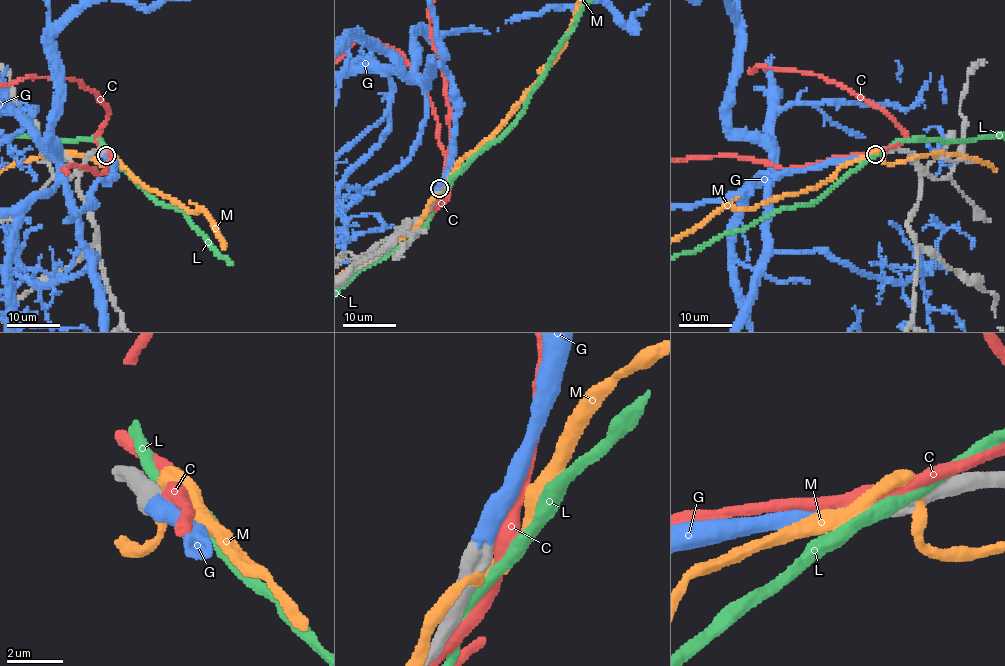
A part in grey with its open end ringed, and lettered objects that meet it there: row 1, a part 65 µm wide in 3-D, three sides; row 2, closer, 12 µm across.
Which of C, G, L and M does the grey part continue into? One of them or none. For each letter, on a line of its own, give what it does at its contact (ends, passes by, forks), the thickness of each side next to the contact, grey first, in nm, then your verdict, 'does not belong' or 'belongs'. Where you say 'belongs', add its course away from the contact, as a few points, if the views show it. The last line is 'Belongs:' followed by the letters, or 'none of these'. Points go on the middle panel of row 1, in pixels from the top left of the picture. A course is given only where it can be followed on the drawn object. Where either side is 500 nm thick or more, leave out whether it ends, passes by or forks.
C: 650 nm thick on the grey side, 480 nm on the other; does not belong
G: 750 nm thick on the grey side, 600 nm on the other; belongs
L: 550 nm thick on the grey side, 360 nm on the other; does not belong
M: 650 nm thick on the grey side, 360 nm on the other; does not belong
Belongs: G

